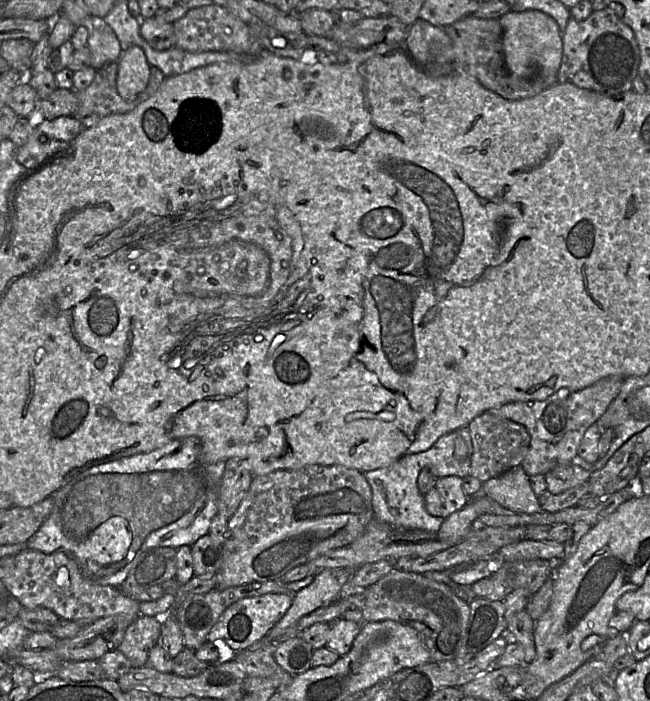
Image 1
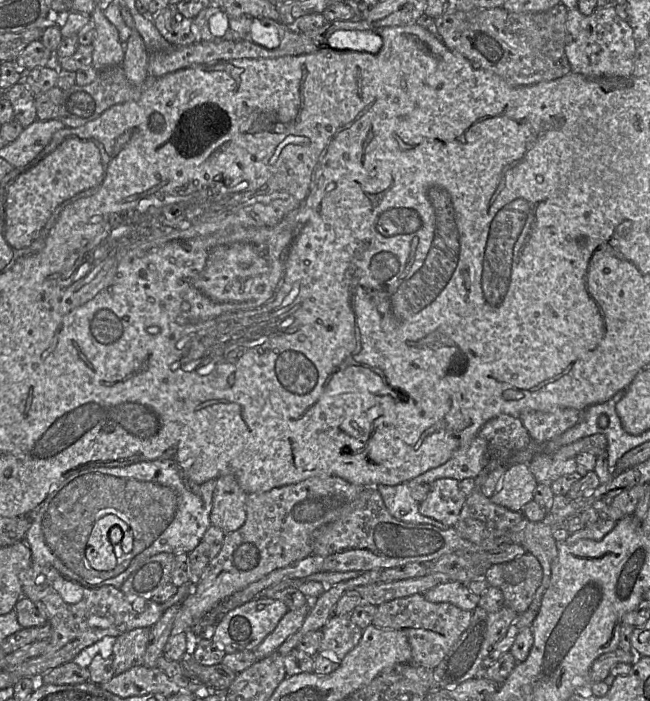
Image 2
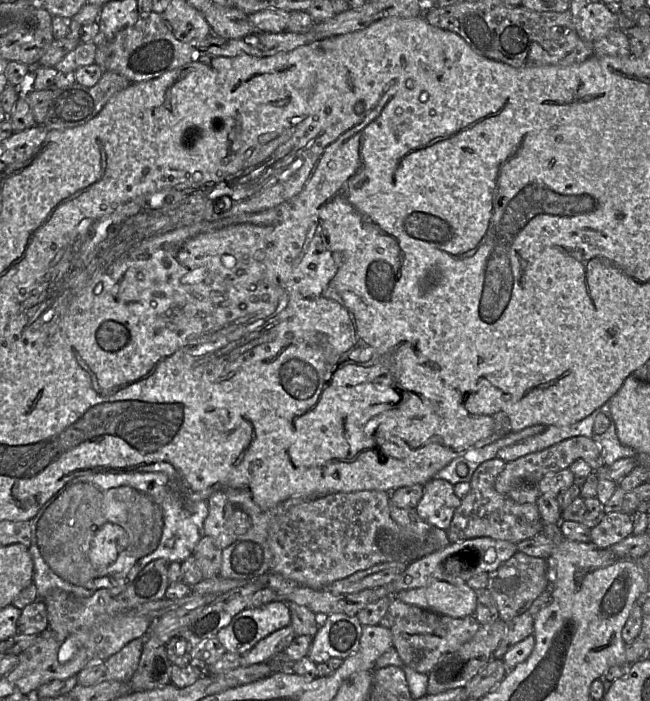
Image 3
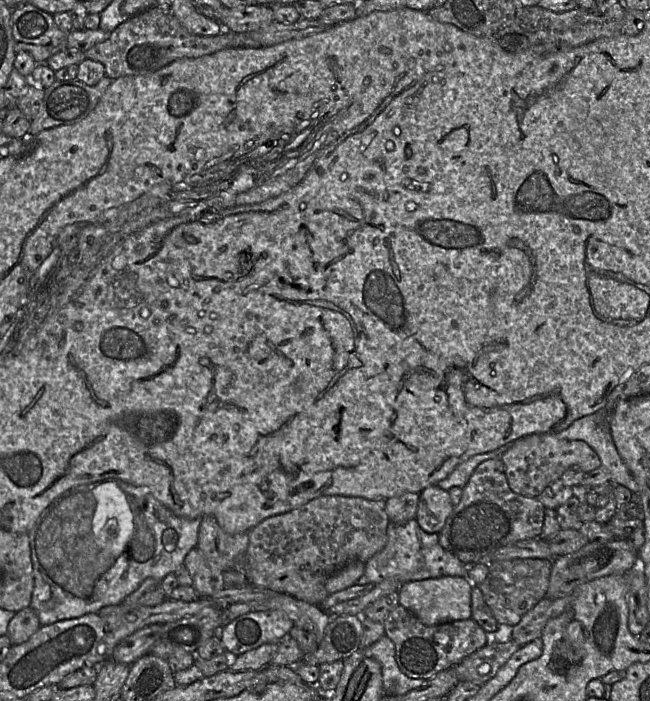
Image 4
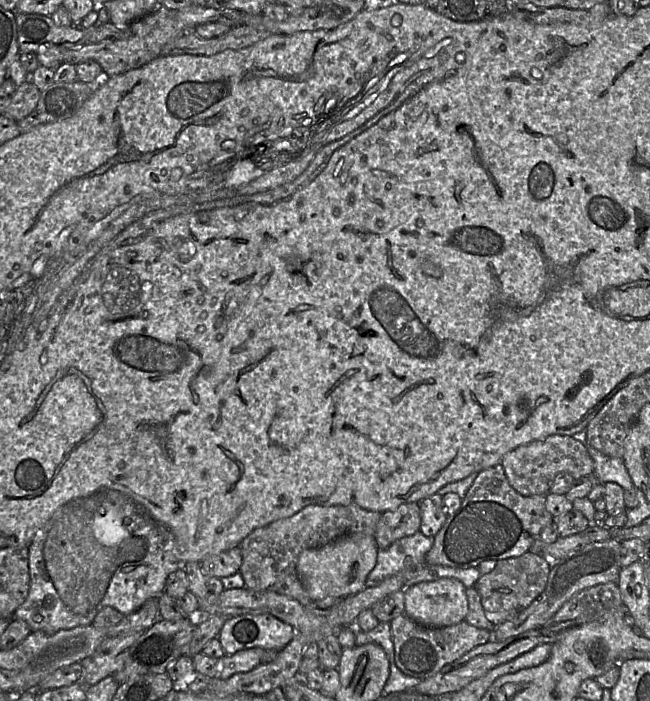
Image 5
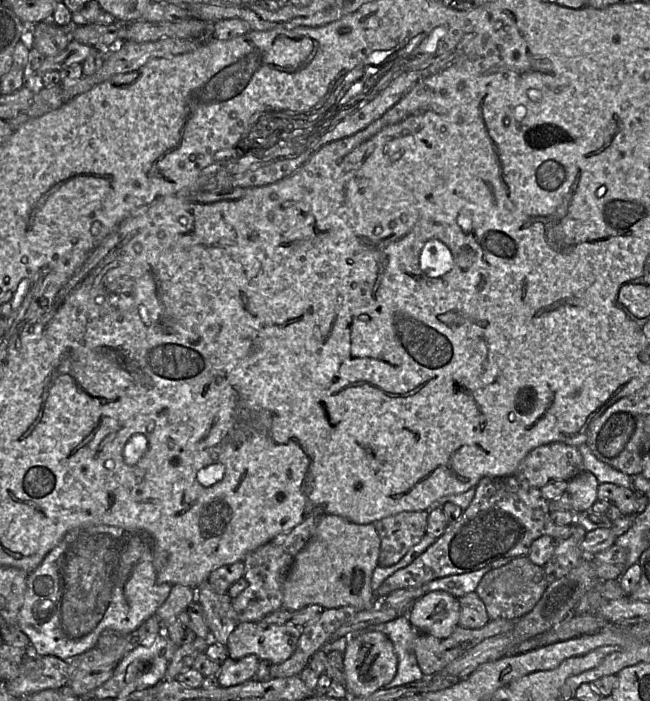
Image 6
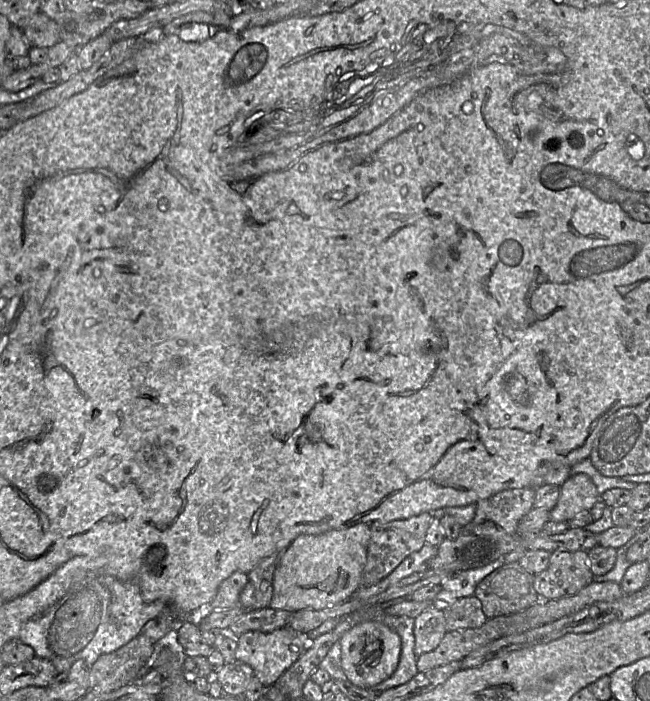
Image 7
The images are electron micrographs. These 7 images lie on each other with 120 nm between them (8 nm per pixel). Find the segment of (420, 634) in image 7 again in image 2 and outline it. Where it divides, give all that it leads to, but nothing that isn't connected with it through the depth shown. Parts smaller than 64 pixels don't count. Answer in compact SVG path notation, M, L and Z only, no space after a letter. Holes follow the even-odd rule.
M457 581L441 583L427 590L423 595L430 602L450 603L472 612L479 604L479 596L471 592L467 584Z

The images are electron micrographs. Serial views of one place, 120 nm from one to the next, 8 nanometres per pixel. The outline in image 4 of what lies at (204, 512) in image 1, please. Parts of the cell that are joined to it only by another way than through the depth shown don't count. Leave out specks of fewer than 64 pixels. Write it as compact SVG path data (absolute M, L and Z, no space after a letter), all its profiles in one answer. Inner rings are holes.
M103 480L68 489L41 513L28 531L34 578L30 607L44 626L120 604L146 578L162 580L183 564L187 553L197 545L201 521L202 517L175 515L146 486Z

